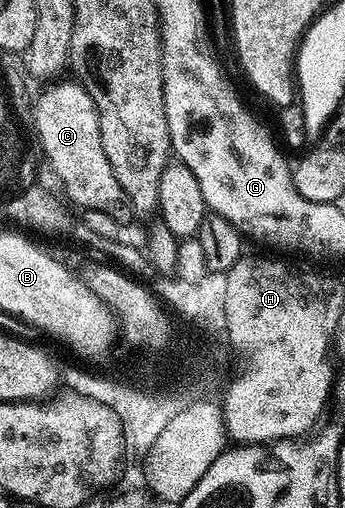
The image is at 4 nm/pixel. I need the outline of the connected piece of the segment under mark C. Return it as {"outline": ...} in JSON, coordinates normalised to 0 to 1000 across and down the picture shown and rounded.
{"outline":[[[203,159],[151,167],[151,177],[130,179],[99,203],[99,248],[122,301],[136,311],[148,309],[148,327],[162,346],[194,364],[191,388],[209,400],[232,398],[246,411],[313,421],[322,429],[383,427],[386,415],[362,378],[351,362],[339,362],[339,346],[328,346],[316,315],[304,315],[287,224],[270,197],[226,159]]]}

